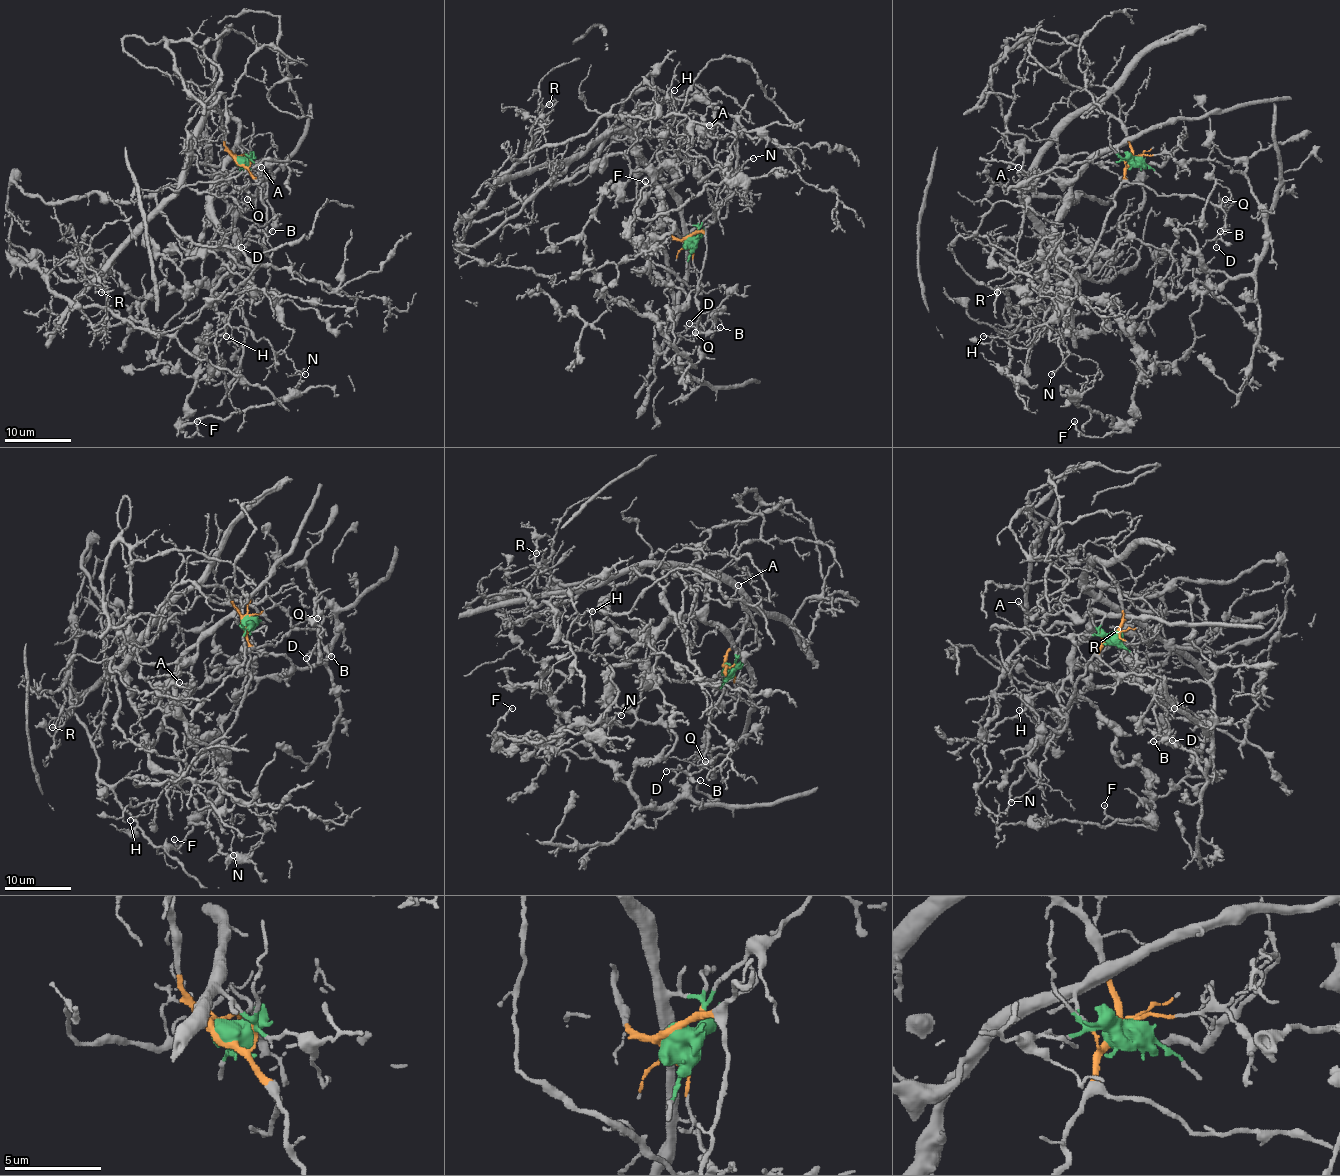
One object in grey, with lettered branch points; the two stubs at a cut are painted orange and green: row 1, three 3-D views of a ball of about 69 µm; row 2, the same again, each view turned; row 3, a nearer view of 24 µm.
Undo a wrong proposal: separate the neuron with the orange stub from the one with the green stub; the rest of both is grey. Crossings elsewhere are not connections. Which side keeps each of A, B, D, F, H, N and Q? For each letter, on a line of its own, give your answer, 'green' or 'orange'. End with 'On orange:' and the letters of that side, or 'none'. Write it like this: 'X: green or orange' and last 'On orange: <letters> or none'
A: green
B: orange
D: orange
F: green
H: orange
N: orange
Q: orange
On orange: B, D, H, N, Q

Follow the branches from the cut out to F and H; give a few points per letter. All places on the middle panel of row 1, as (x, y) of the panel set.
F: (687, 239), (698, 229), (660, 181), (668, 163), (682, 178), (660, 188), (673, 229), (629, 237), (645, 181)
H: (685, 239), (700, 232), (715, 218), (712, 196), (697, 169), (663, 141), (667, 126), (677, 115), (673, 90)

